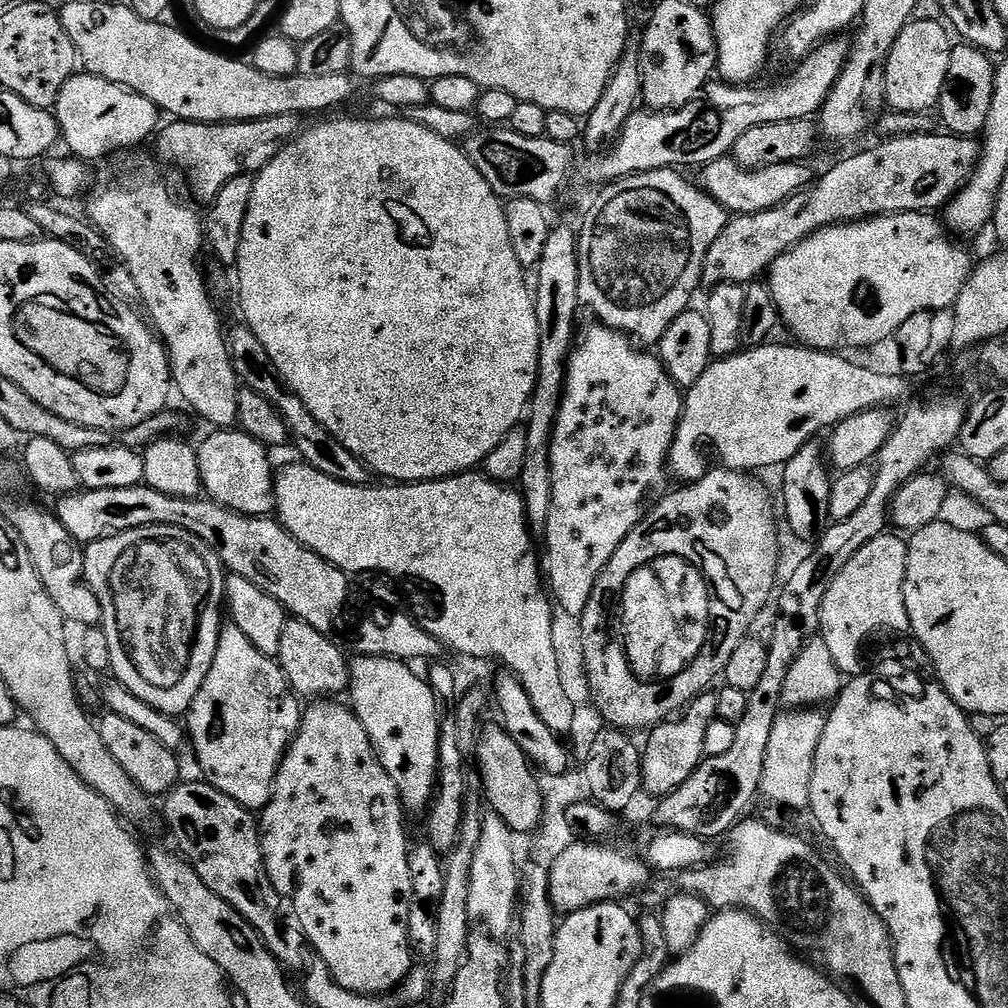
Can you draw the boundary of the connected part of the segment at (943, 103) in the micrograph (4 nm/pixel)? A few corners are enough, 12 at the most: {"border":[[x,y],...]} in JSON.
{"border":[[957,43],[938,113],[979,137],[994,98],[989,53]]}

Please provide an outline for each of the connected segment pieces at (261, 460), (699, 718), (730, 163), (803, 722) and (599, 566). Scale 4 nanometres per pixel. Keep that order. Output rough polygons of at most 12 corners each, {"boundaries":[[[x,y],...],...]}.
{"boundaries":[[[239,430],[196,448],[207,499],[273,515],[269,449]],[[716,692],[647,733],[642,788],[669,796],[705,759]],[[731,155],[698,183],[730,214],[785,204],[813,183],[804,162],[741,168]],[[788,710],[774,722],[760,796],[808,808],[825,719]],[[599,322],[568,355],[542,568],[579,618],[684,409]]]}

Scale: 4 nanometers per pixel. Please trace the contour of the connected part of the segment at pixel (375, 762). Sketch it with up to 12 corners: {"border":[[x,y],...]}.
{"border":[[347,703],[303,709],[258,816],[321,965],[414,967],[406,813]]}

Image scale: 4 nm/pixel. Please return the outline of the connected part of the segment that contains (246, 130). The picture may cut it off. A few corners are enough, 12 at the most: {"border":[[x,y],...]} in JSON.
{"border":[[290,114],[176,120],[154,145],[204,206],[261,172],[301,131]]}

